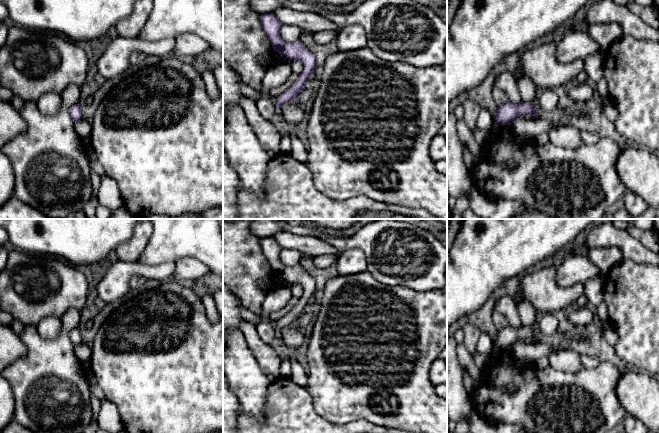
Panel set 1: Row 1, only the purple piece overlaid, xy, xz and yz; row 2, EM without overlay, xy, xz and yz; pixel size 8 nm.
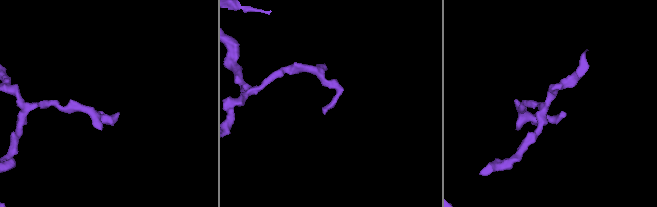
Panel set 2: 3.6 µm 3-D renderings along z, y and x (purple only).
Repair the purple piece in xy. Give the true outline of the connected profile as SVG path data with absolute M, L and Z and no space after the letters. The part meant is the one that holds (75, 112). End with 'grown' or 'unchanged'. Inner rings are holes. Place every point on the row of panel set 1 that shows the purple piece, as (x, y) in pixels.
M75 104L71 106L69 113L73 121L80 120L82 118L81 104Z | unchanged

